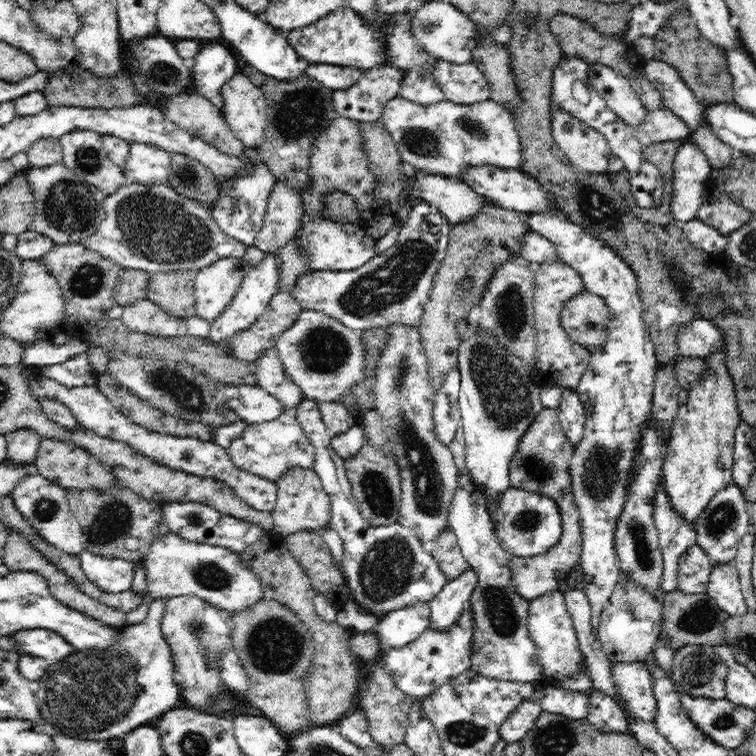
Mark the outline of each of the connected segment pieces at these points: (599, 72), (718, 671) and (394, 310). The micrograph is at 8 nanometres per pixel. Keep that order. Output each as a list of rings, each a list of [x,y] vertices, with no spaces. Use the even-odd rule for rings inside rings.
[[[592,63],[587,66],[586,77],[593,90],[608,105],[608,110],[612,110],[626,124],[636,128],[644,120],[646,107],[635,93],[631,82],[621,73],[605,64]]]
[[[686,644],[674,652],[671,679],[680,693],[692,697],[725,698],[728,667],[713,646]]]
[[[424,202],[413,206],[404,221],[394,246],[360,268],[306,271],[290,292],[293,301],[298,302],[303,310],[330,315],[358,332],[374,327],[386,328],[394,323],[420,326],[432,282],[446,258],[451,224],[436,207]]]

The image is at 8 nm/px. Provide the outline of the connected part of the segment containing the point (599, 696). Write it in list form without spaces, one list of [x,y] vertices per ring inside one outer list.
[[[591,689],[587,693],[589,698],[589,711],[585,716],[587,721],[602,732],[618,732],[618,734],[633,736],[633,731],[626,721],[624,709],[616,703],[616,699],[606,693]]]

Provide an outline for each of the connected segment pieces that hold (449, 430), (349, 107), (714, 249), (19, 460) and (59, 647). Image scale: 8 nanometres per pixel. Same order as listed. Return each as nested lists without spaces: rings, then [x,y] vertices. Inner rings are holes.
[[[457,366],[448,372],[442,387],[436,390],[433,405],[434,432],[447,447],[461,426],[460,390],[460,369]]]
[[[388,64],[364,69],[362,76],[352,86],[333,91],[334,110],[340,117],[346,117],[360,123],[362,121],[380,121],[384,103],[399,95],[402,78],[404,78],[404,71]]]
[[[697,218],[681,225],[686,238],[698,249],[709,253],[724,253],[728,247],[729,235]]]
[[[20,428],[5,434],[7,446],[7,460],[16,465],[33,464],[38,454],[42,437],[34,430]]]
[[[33,627],[15,631],[9,636],[22,654],[39,656],[49,662],[59,661],[76,650],[65,638],[50,629]]]

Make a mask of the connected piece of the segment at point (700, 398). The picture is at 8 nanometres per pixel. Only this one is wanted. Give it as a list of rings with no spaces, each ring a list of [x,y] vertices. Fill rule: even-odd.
[[[724,345],[714,348],[712,352],[709,352],[705,356],[705,370],[702,372],[702,376],[697,379],[697,383],[693,384],[693,388],[688,390],[688,400],[686,404],[682,404],[678,409],[678,414],[674,424],[672,424],[671,430],[671,440],[666,444],[666,450],[662,460],[661,467],[661,480],[664,481],[664,489],[674,505],[674,509],[678,513],[682,513],[682,517],[688,521],[688,523],[695,524],[695,520],[699,517],[700,511],[704,510],[707,504],[711,501],[711,498],[723,488],[726,488],[732,483],[732,478],[734,477],[734,464],[735,464],[735,444],[736,444],[736,430],[739,428],[740,422],[742,422],[742,417],[740,416],[739,411],[739,400],[737,399],[737,393],[735,390],[735,384],[732,381],[731,370],[728,369],[727,365],[727,353],[724,350]]]

